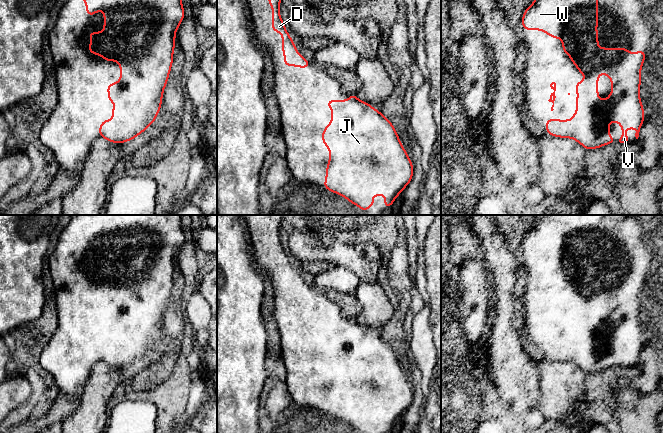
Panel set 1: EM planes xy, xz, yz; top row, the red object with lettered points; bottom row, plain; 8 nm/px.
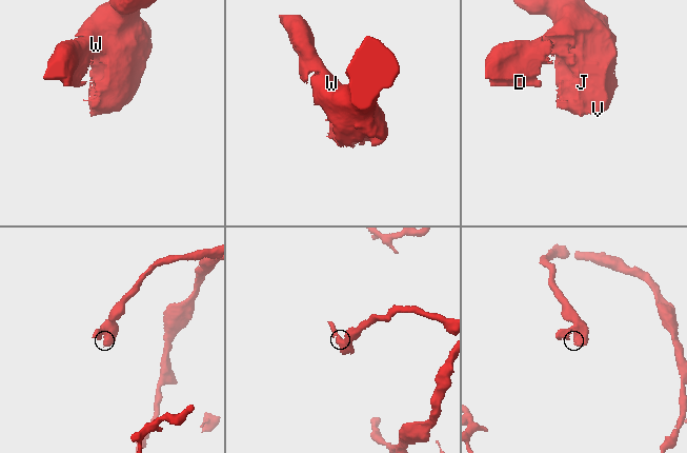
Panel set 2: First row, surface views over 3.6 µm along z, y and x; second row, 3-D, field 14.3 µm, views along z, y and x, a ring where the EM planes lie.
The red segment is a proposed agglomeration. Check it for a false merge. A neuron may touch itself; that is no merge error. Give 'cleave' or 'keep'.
keep

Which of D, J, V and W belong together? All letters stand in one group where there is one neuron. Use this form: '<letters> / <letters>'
D J V W

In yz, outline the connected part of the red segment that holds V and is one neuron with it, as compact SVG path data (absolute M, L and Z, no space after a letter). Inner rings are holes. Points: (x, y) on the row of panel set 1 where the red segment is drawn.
M534 0L522 16L524 30L543 30L551 38L561 38L564 53L569 55L573 64L579 69L579 73L586 76L585 80L579 81L574 88L578 90L576 95L577 109L572 115L572 120L546 119L546 132L555 137L572 138L580 143L585 149L591 150L610 143L628 144L631 141L626 134L627 128L635 128L635 137L638 139L640 127L645 119L644 109L641 104L639 90L641 83L641 68L646 56L645 51L637 51L632 54L626 48L599 48L598 47L598 0ZM605 74L610 76L611 95L606 100L598 97L598 76ZM611 121L617 121L622 126L620 140L613 140L608 129Z

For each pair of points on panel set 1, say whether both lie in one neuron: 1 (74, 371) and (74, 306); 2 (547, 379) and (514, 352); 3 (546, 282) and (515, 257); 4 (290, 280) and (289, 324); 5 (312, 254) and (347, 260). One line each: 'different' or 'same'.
1: same
2: different
3: different
4: same
5: same

